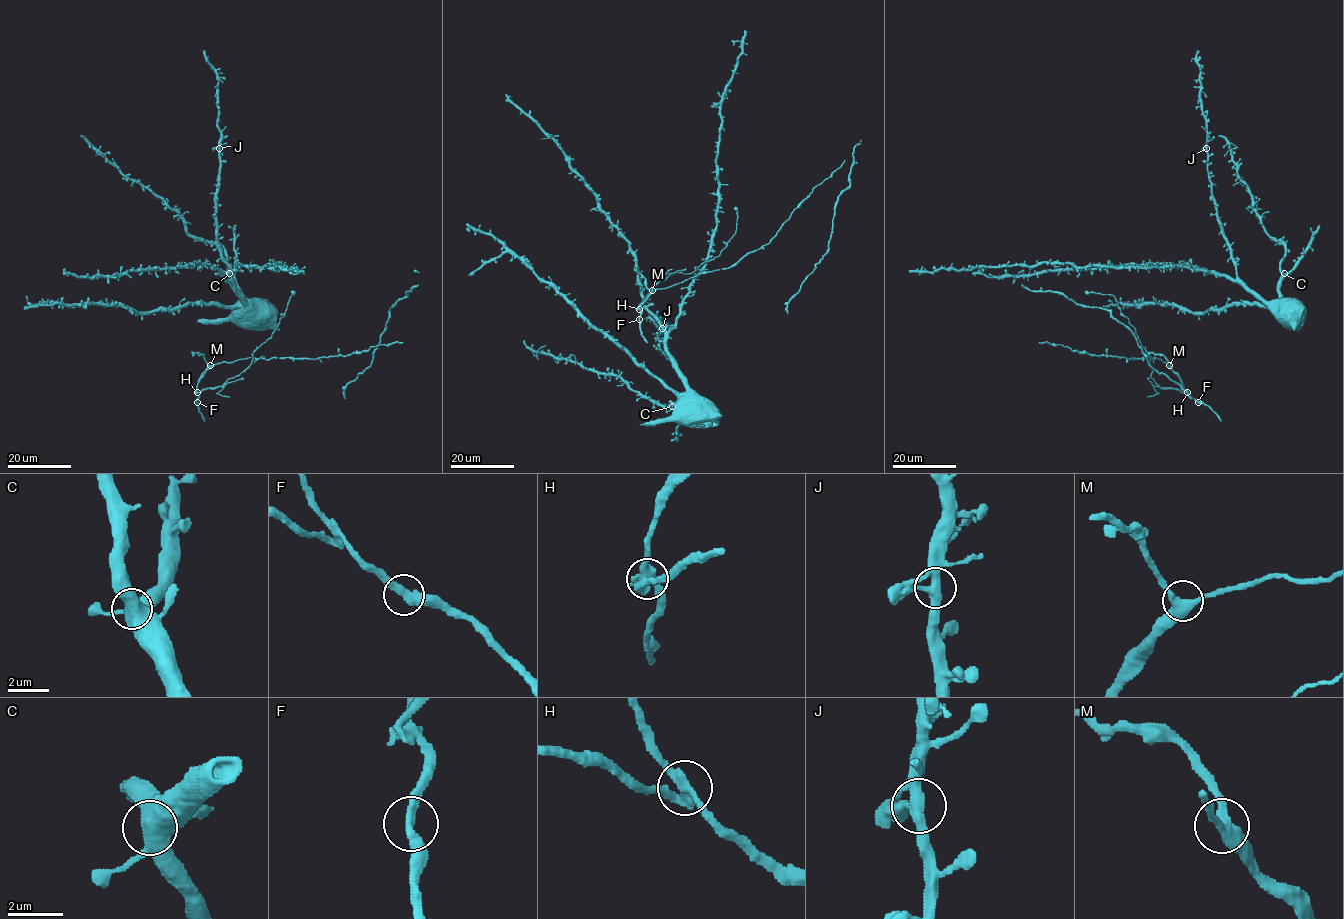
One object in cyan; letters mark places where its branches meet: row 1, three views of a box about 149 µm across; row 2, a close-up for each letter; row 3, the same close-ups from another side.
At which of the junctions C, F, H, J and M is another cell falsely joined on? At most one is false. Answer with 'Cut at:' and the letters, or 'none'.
Cut at: H

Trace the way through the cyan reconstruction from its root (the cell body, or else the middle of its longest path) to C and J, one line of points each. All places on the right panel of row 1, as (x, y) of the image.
C: (1277, 309), (1280, 281), (1284, 273)
J: (1277, 309), (1265, 305), (1237, 275), (1236, 264), (1223, 235), (1212, 194), (1206, 148)

